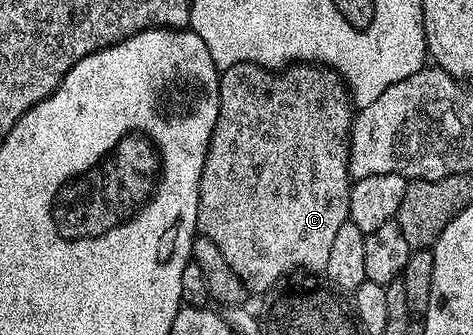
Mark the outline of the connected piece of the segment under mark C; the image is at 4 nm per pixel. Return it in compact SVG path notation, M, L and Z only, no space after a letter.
M296 62L282 70L262 68L259 64L238 64L222 69L219 77L219 109L217 122L211 135L211 142L205 166L199 183L199 205L197 206L198 235L209 238L221 254L230 260L233 274L241 278L248 293L267 292L282 276L304 268L307 272L322 273L333 251L333 241L337 239L337 230L349 222L349 194L351 193L351 171L347 165L349 159L349 141L351 138L351 121L353 119L353 101L338 72L317 64Z

